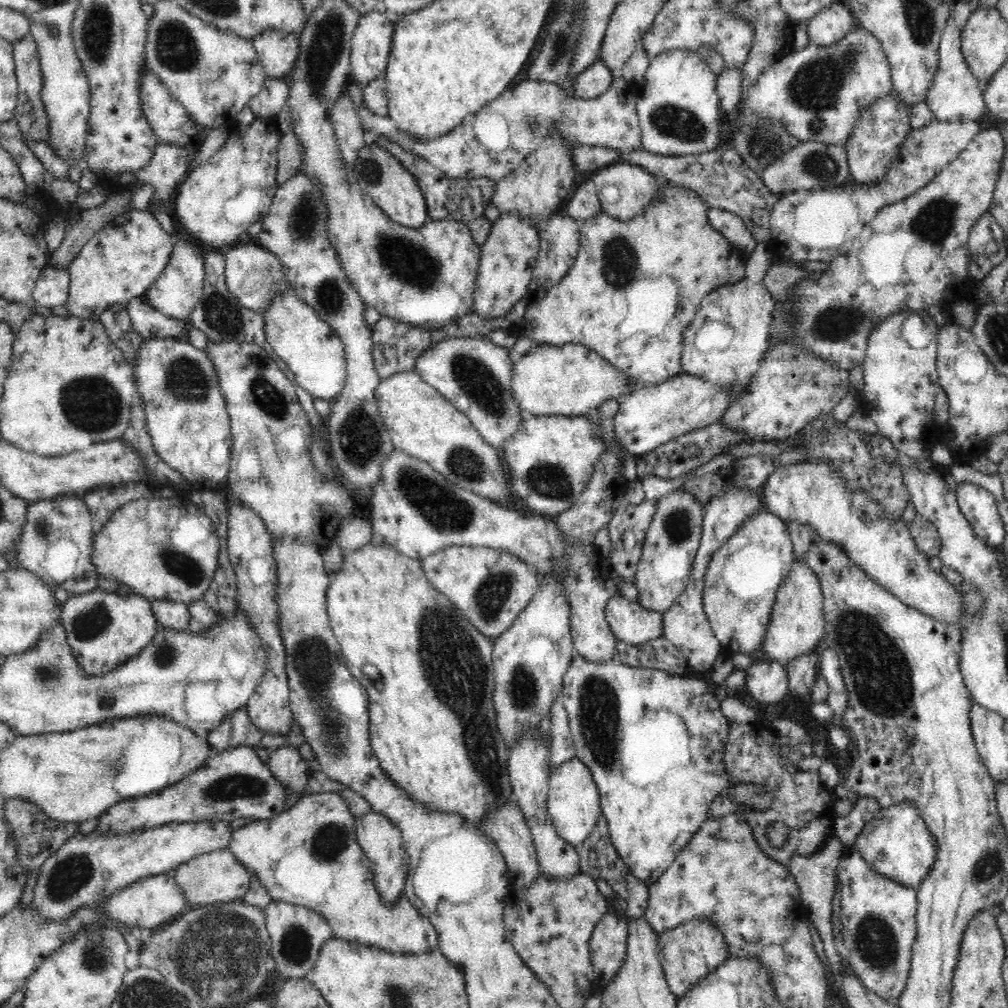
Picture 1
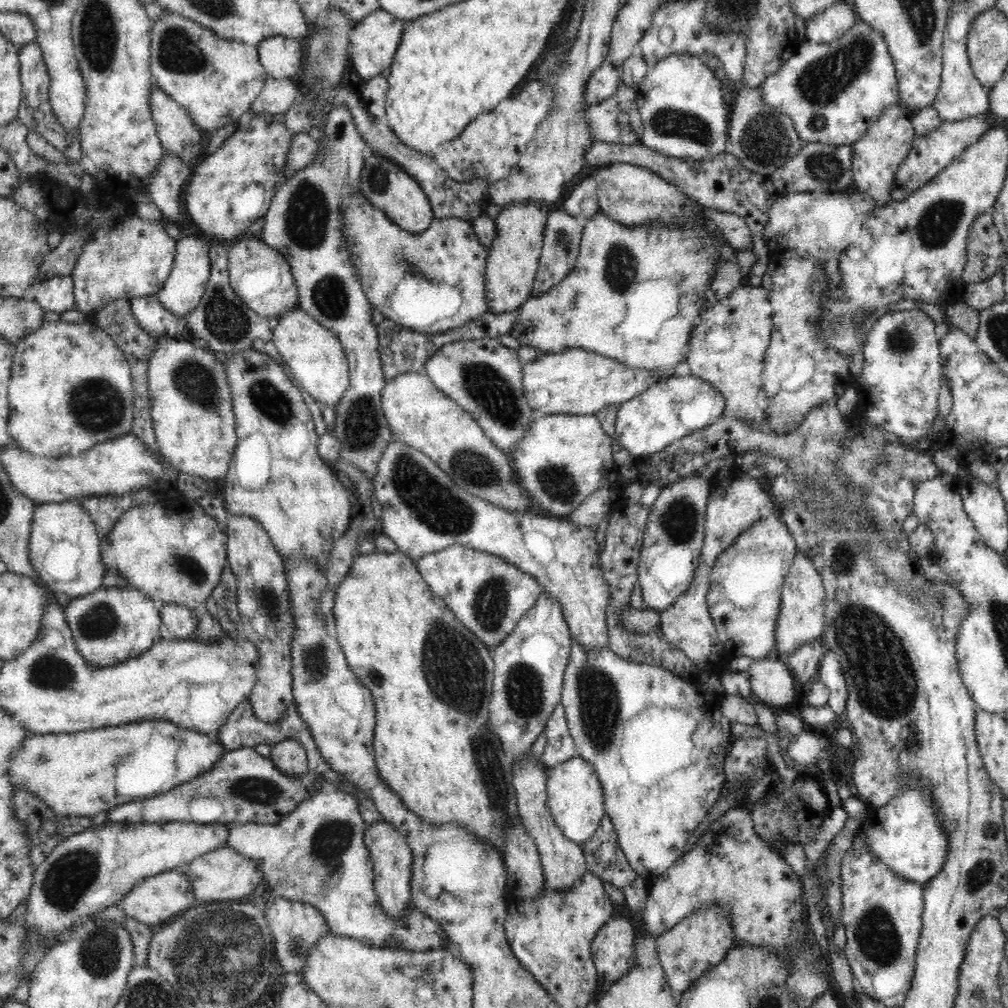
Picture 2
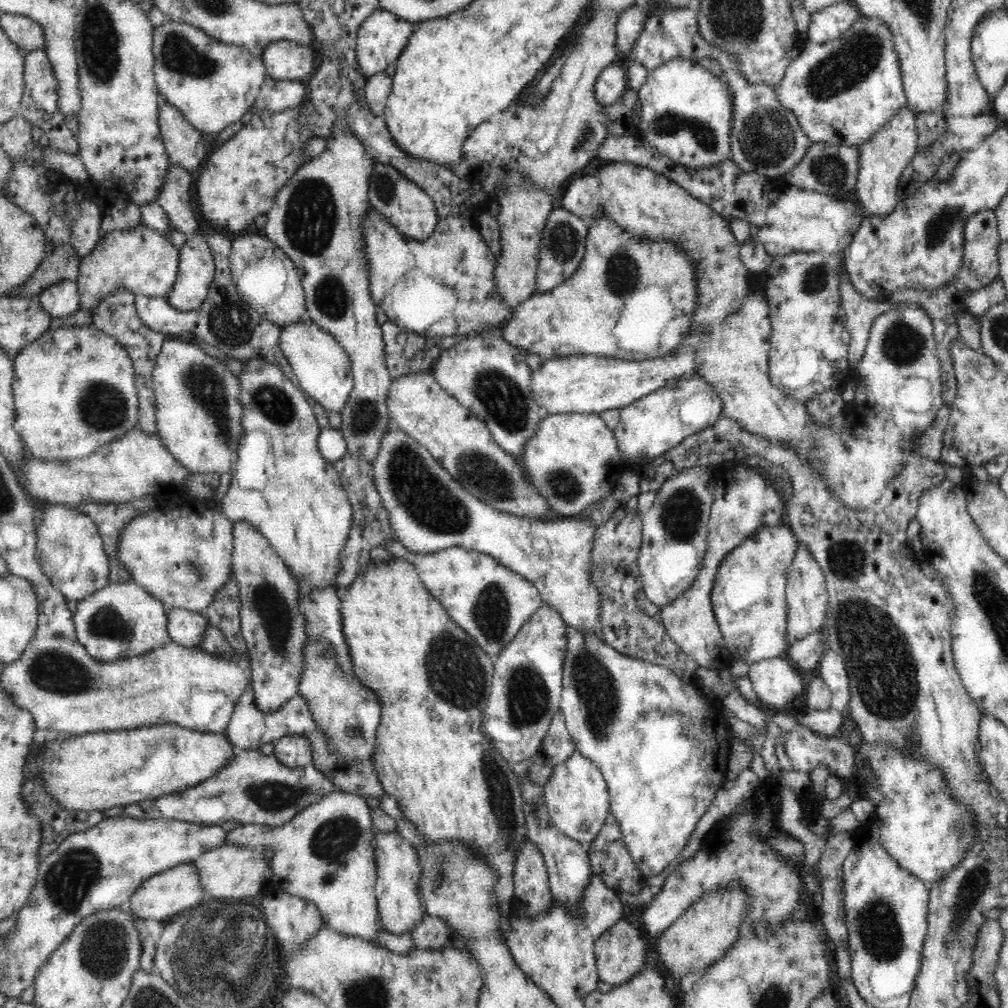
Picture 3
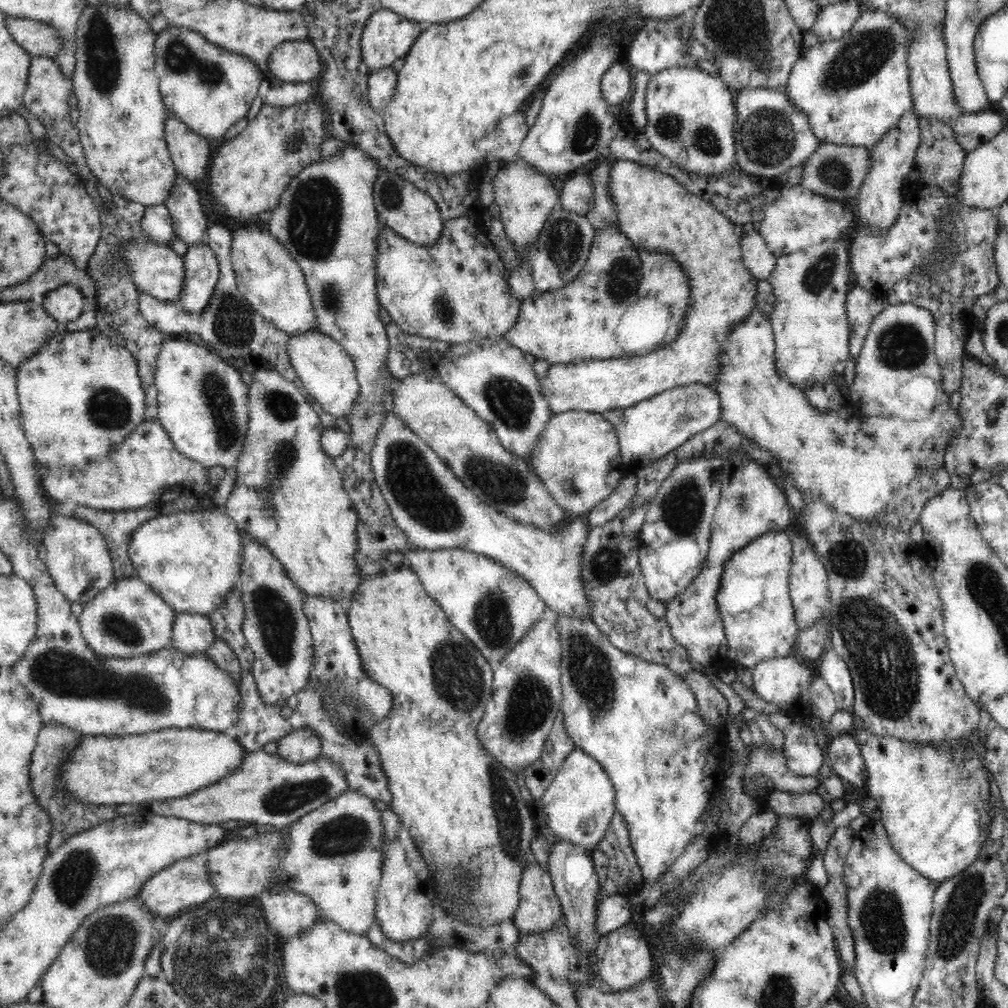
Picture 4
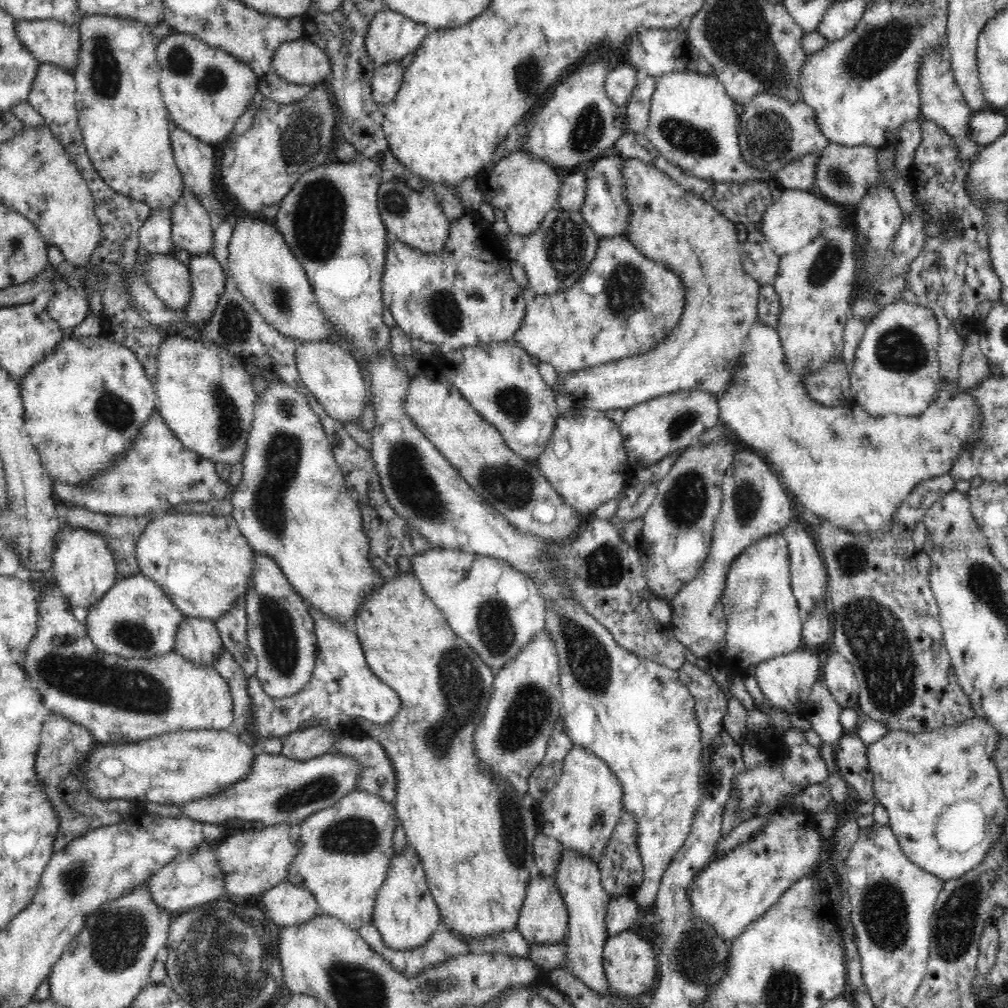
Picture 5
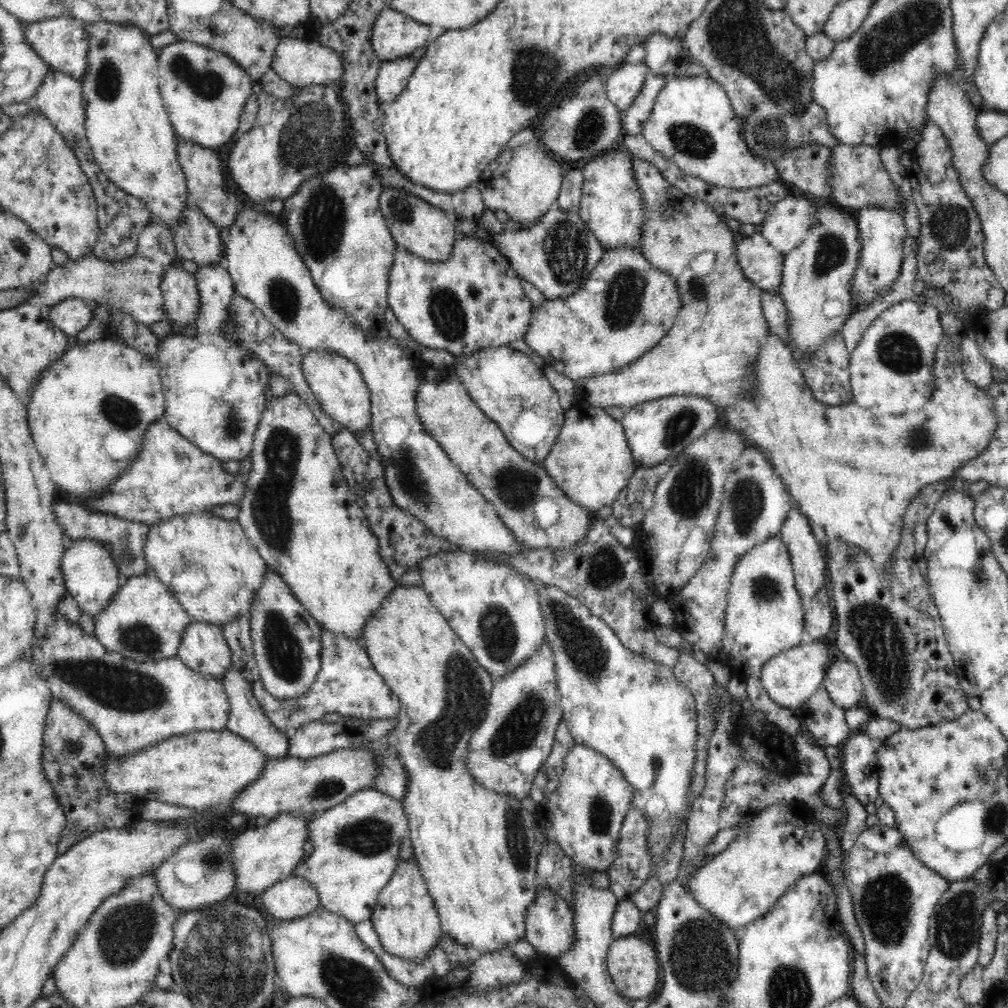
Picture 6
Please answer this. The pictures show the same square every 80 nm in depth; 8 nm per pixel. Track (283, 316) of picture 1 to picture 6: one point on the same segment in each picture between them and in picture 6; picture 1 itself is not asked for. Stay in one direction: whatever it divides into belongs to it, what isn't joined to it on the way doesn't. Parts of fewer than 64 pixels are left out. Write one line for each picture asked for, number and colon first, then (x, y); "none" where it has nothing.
2: (317, 362)
3: (322, 366)
4: (327, 372)
5: (330, 372)
6: (336, 381)

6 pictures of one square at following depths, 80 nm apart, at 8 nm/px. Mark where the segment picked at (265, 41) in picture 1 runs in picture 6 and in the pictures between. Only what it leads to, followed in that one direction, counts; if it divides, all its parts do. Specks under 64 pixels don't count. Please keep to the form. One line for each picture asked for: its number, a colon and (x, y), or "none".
2: (282, 57)
3: (284, 60)
4: (294, 61)
5: (300, 61)
6: (300, 65)

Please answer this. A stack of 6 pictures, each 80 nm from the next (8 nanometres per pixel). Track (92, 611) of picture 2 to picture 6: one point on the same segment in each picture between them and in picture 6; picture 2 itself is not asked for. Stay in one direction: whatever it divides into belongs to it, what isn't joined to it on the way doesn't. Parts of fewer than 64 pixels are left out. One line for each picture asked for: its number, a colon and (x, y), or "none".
3: (122, 620)
4: (127, 619)
5: (135, 619)
6: (144, 621)

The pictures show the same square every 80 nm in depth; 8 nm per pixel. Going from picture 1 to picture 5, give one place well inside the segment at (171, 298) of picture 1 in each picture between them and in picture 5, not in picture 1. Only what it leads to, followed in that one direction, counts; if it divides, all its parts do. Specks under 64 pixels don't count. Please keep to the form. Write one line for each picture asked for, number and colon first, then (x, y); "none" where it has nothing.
2: (181, 292)
3: (196, 271)
4: (201, 267)
5: (208, 278)

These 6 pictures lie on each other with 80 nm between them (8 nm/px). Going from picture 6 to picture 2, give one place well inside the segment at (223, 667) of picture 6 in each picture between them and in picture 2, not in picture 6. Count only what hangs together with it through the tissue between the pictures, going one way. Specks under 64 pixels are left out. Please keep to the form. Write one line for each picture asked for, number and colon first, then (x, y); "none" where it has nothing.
2: (179, 622)
3: (186, 628)
4: (192, 633)
5: (197, 639)

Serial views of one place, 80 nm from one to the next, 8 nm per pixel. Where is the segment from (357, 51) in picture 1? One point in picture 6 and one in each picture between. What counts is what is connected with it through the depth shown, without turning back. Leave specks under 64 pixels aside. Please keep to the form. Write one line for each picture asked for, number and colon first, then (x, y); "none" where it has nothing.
2: (374, 40)
3: (382, 37)
4: (386, 36)
5: (390, 36)
6: (394, 35)

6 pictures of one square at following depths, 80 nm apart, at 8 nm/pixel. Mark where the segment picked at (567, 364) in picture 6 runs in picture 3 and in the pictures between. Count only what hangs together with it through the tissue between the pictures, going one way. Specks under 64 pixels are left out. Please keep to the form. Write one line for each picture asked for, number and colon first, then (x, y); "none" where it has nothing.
3: (578, 317)
4: (577, 322)
5: (574, 329)

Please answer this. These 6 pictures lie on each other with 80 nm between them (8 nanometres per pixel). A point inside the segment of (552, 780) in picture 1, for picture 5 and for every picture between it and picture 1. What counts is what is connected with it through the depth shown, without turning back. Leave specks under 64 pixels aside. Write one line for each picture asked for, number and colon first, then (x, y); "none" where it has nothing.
2: (575, 797)
3: (576, 795)
4: (579, 803)
5: (580, 811)

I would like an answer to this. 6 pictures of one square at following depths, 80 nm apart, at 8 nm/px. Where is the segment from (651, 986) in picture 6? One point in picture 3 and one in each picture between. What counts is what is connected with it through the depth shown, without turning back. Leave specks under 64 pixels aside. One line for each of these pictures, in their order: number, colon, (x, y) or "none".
3: (620, 952)
4: (623, 958)
5: (630, 964)

